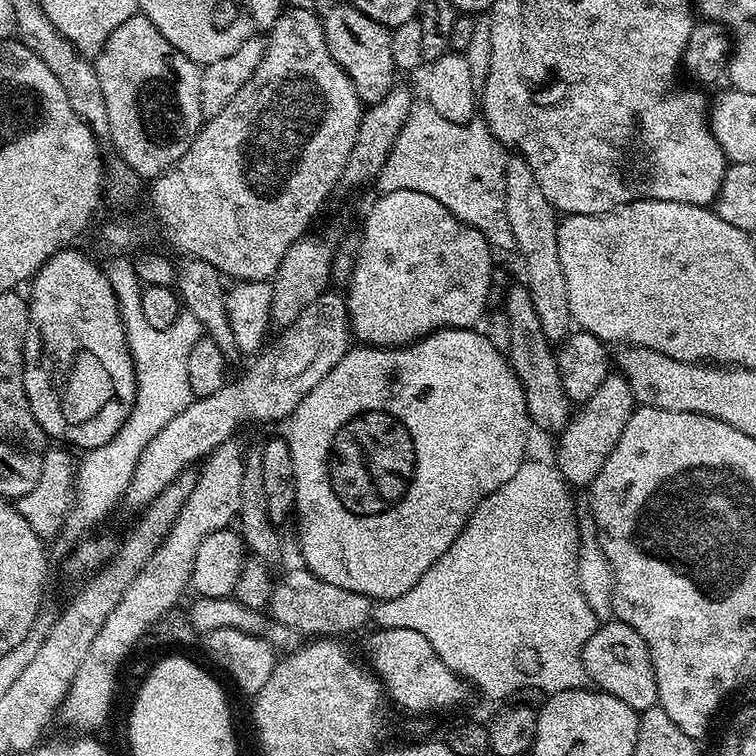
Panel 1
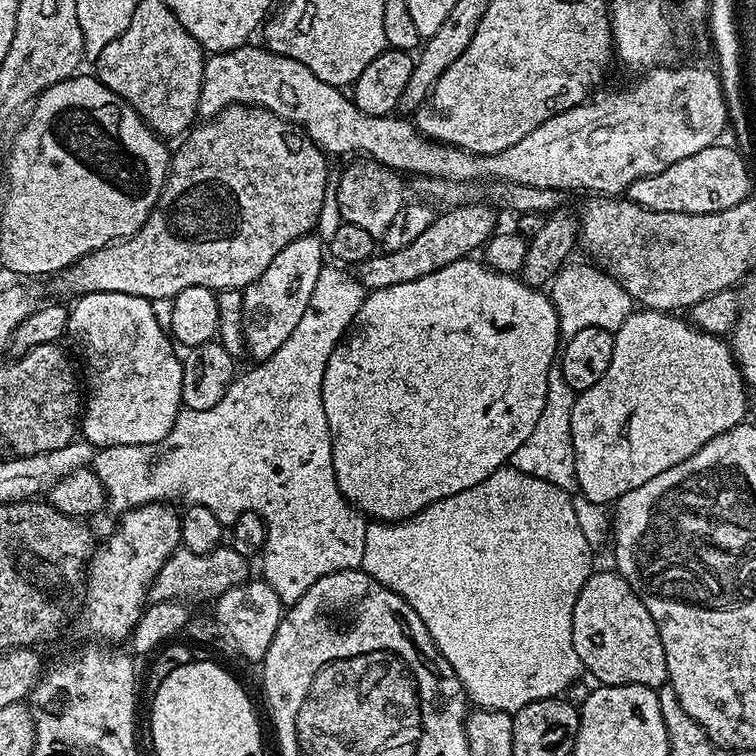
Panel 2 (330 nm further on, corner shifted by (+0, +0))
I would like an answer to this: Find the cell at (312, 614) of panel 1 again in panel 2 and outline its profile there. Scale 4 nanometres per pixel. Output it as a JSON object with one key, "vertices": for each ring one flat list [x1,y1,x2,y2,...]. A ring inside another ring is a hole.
{"vertices":[[183,546,176,549,166,558,162,570,154,578,150,589,150,596,153,601,181,601,191,602,196,592,202,599,208,602,215,601,216,597,222,595,226,590,237,588,239,584,249,579,249,561,238,550,230,546,215,548,213,552,206,554,194,554,194,550],[196,572,200,575,200,581,196,584]]}

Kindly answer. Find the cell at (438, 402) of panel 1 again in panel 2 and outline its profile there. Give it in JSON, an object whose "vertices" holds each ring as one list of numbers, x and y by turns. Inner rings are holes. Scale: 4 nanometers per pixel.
{"vertices":[[465,258,458,262,450,262,450,266,442,266,442,270,434,270,434,274,426,274,426,278,418,278,414,282,402,282,402,286,386,286,382,290,371,290,365,295,362,306,358,314,352,320,352,326,344,333,344,338,340,345,330,354,330,362,326,362,326,374,322,378,322,402,326,410,326,422,332,431,332,457,334,458,334,474,338,482,340,493,344,495,345,500,352,501,365,517,371,518,376,522,399,522,408,520,412,516,417,516,426,506,438,502,447,496,458,494,462,490,470,490,470,486,478,486,494,470,505,467,509,463,511,456,518,449,518,446,529,438,538,421,538,416,542,413,542,406,546,401,547,376,548,372,554,367,558,360,558,349,562,344,562,335,559,328,558,314,555,312,555,306,552,305,552,297,547,291,532,288,520,279,519,275,509,274,507,272,495,272,488,267,487,263,476,261,476,258]]}

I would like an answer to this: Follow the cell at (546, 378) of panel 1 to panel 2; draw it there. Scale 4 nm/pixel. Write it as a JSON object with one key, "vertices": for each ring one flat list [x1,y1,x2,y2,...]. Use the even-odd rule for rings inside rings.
{"vertices":[[633,310,614,333,616,345,610,366,594,386,590,386,585,392,576,396,573,404,573,412,570,414,570,434,572,435,573,452,576,455,577,482,579,491,584,491,584,496,592,504,608,504,619,500,622,494,642,486,642,482,650,482,650,478,658,478,662,470,670,470,670,466,678,466,690,454,694,454,710,438,730,430,734,426,745,423,748,412,748,392,744,382,744,375,740,373,740,367,736,365,736,358,732,354,731,347,721,337,711,336,708,332,701,332,695,324,687,319,679,320,679,315,671,312,656,312,649,310]]}

